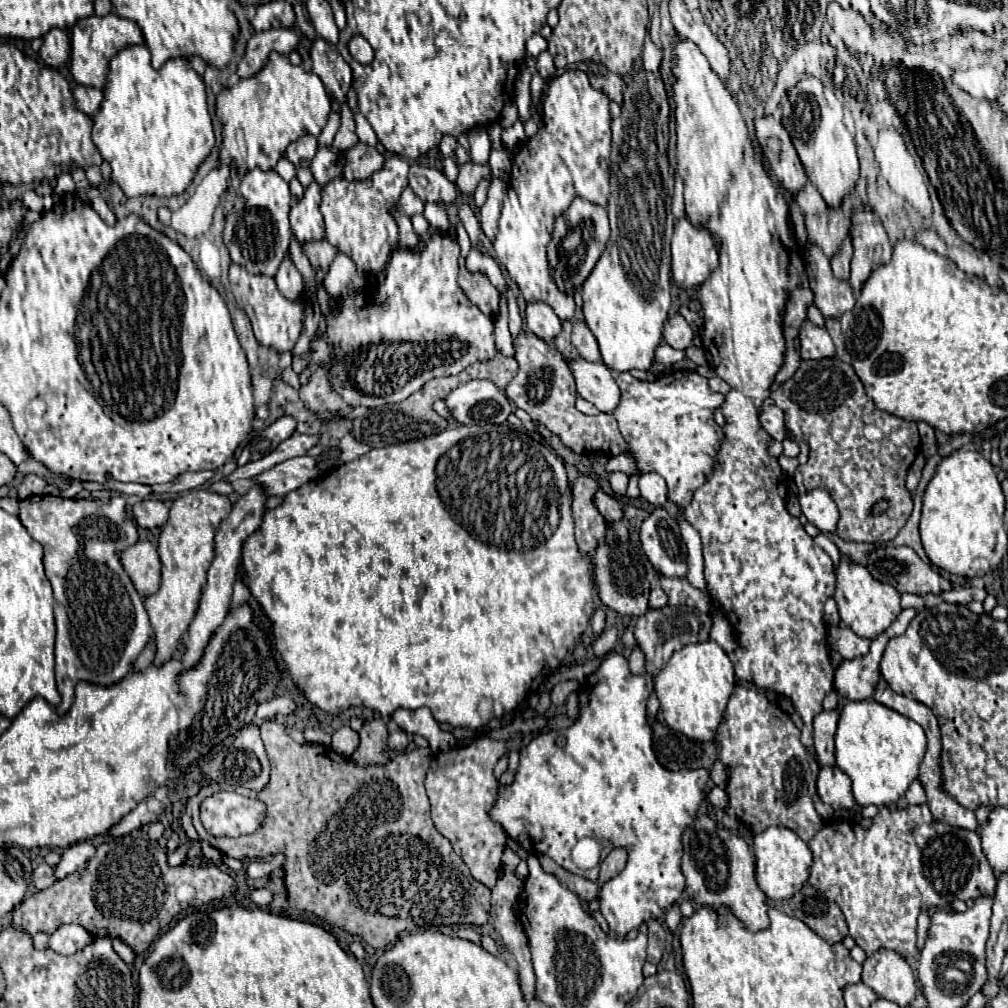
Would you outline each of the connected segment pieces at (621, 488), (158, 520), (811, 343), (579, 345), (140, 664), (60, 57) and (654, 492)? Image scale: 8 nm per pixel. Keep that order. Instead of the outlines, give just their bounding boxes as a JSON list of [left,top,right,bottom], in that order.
[[608,473,628,497],[132,499,168,529],[800,321,836,359],[572,321,600,361],[132,639,154,673],[40,29,70,67],[640,473,668,507]]

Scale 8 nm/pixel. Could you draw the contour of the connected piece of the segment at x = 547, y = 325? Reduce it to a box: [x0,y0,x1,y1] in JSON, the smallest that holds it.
[526,301,560,341]

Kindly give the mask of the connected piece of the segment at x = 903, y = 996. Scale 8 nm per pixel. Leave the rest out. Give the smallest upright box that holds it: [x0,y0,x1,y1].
[862,949,916,1007]

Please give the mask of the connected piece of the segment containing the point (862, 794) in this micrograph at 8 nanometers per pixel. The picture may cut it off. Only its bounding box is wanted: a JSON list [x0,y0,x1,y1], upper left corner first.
[836,699,926,807]

